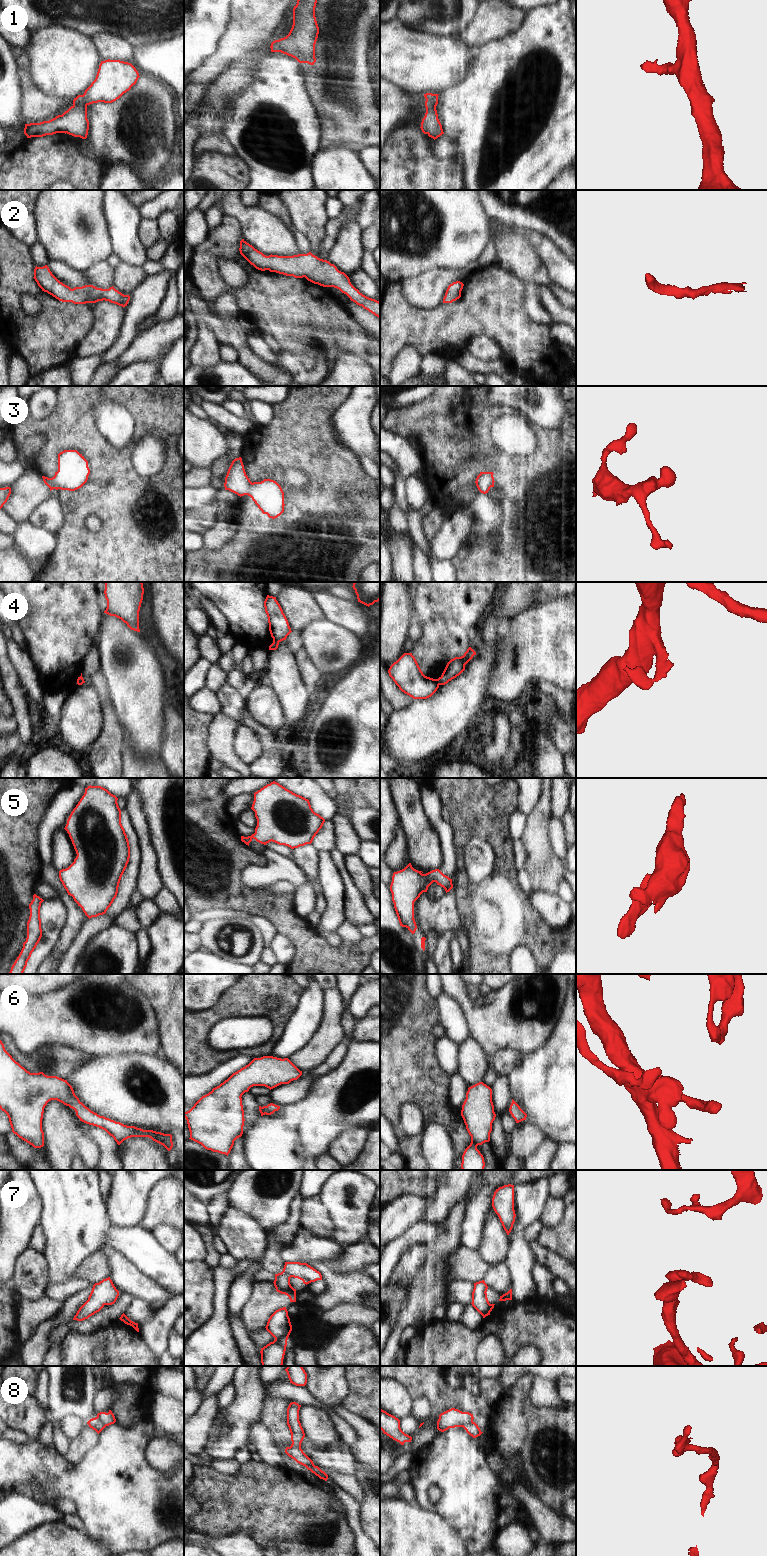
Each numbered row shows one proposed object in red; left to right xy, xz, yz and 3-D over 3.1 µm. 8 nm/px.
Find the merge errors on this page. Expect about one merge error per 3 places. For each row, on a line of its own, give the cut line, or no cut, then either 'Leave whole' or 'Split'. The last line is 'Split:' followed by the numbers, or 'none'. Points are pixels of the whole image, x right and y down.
1: No split. Leave whole
2: No split. Leave whole
3: No split. Leave whole
4: Split along xz (273, 640), (278, 642). Split
5: No split. Leave whole
6: No split. Leave whole
7: No split. Leave whole
8: Split along yz (472, 1420), (462, 1426). Split
Split: 4, 8

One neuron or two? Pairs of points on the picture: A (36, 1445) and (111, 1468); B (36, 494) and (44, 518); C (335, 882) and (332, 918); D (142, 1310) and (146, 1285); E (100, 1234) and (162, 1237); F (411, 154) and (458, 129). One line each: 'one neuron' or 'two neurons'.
A: one neuron
B: two neurons
C: one neuron
D: two neurons
E: two neurons
F: two neurons

